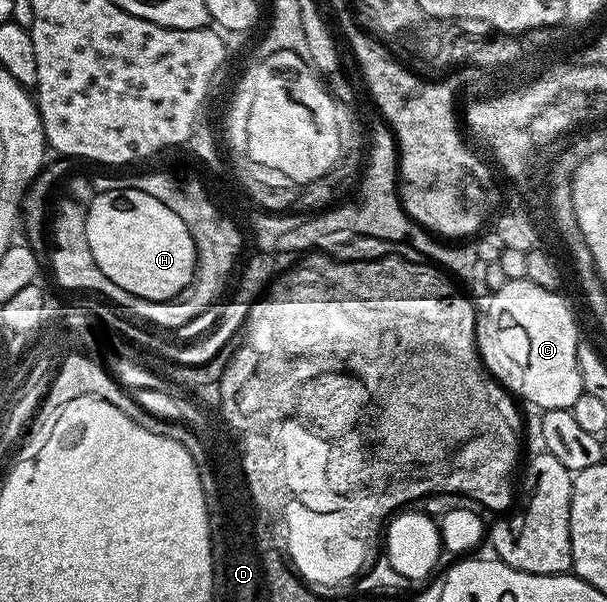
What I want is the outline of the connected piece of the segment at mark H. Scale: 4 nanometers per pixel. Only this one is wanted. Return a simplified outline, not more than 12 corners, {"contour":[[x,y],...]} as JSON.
{"contour":[[157,194],[89,199],[88,247],[108,280],[168,301],[199,252]]}

